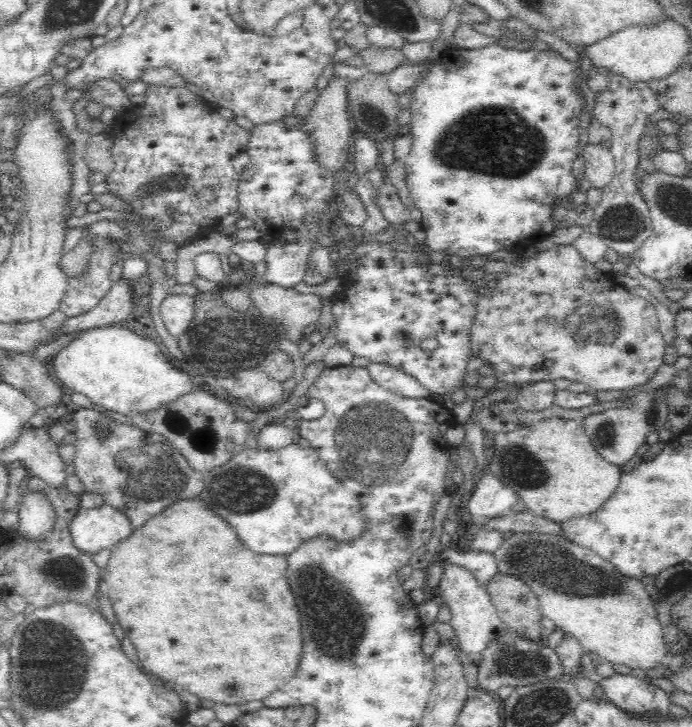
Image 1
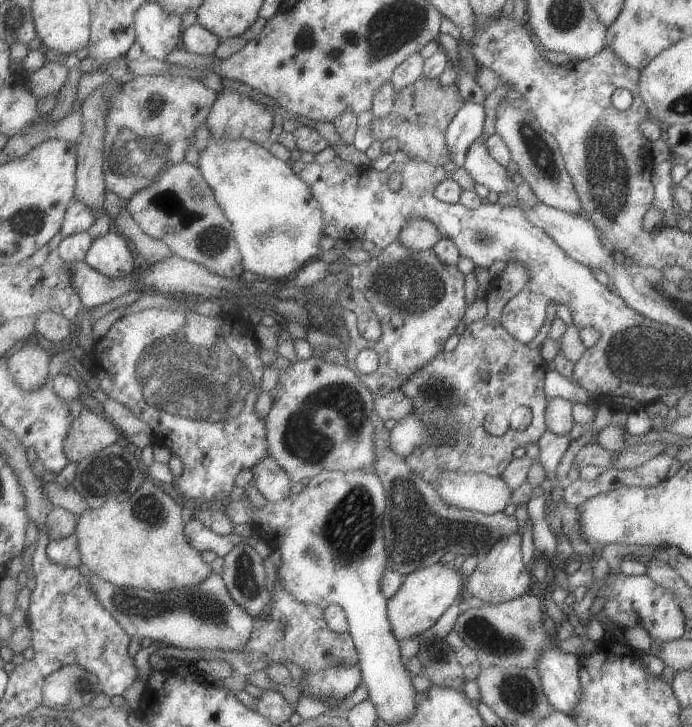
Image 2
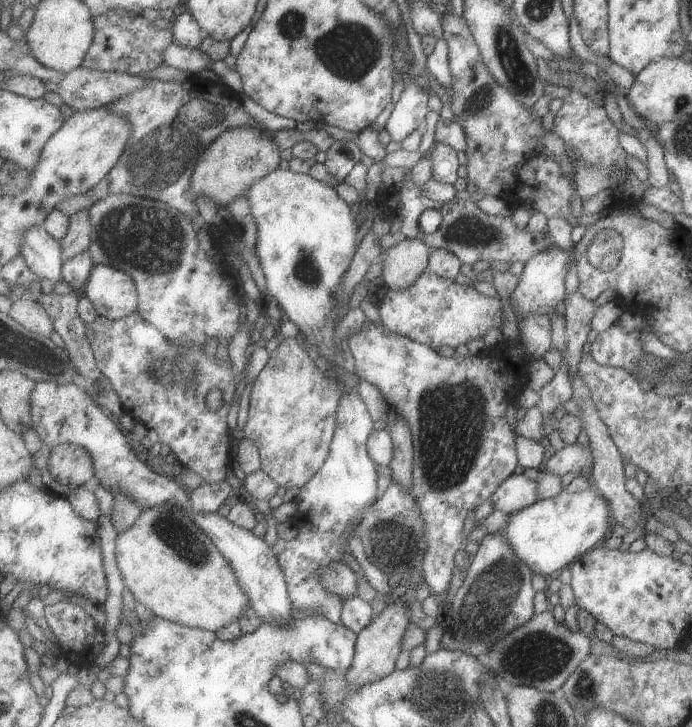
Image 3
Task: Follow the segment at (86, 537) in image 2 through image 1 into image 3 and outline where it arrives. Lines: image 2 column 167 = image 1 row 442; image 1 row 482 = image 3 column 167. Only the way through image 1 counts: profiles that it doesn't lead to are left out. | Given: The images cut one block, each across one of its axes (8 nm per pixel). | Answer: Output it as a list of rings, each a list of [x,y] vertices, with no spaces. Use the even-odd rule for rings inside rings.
[[[168,502],[150,509],[145,509],[144,513],[139,517],[139,520],[133,525],[133,528],[130,528],[126,533],[120,533],[116,555],[118,558],[118,565],[123,571],[125,589],[128,589],[133,594],[135,600],[149,608],[153,614],[166,618],[167,620],[217,632],[217,630],[223,628],[223,626],[229,626],[229,624],[233,624],[235,621],[240,622],[239,618],[241,618],[242,614],[245,614],[245,610],[252,608],[249,595],[242,587],[233,565],[225,558],[221,549],[207,536],[207,533],[201,530],[201,527],[198,527],[197,523],[175,503]]]

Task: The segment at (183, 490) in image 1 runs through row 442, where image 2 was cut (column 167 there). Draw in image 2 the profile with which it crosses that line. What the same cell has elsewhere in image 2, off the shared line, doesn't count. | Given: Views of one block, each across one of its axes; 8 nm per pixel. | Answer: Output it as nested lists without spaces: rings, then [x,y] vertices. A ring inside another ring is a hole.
[[[141,75],[125,85],[113,100],[107,118],[104,171],[108,190],[126,203],[133,195],[159,180],[162,172],[182,163],[189,146],[194,143],[199,126],[208,122],[213,105],[219,97],[217,91],[207,88],[199,78],[188,76]]]

